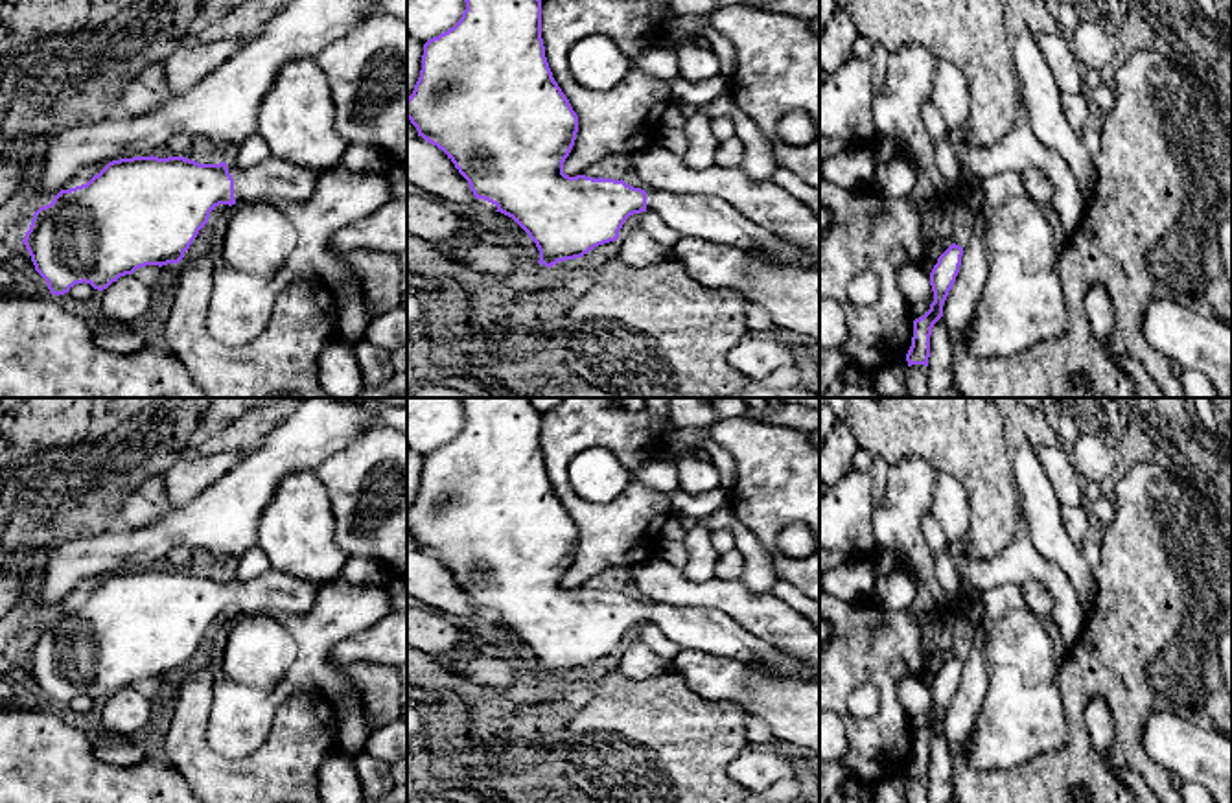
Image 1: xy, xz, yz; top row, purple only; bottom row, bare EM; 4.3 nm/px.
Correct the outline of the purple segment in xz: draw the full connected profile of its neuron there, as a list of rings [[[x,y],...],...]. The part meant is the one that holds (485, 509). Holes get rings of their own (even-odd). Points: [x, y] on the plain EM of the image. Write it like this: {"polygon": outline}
{"polygon": [[[457,398],[464,407],[466,422],[460,433],[424,457],[422,483],[413,506],[407,510],[407,530],[418,549],[442,562],[468,593],[475,611],[484,611],[512,630],[536,656],[538,676],[552,680],[558,674],[582,670],[599,658],[619,652],[624,634],[641,624],[659,626],[667,637],[681,648],[722,656],[737,661],[755,661],[779,676],[818,680],[819,676],[803,661],[750,634],[727,613],[713,606],[672,606],[661,602],[645,604],[622,591],[569,589],[564,575],[569,569],[578,529],[558,499],[545,470],[541,451],[541,413],[530,398]]]}

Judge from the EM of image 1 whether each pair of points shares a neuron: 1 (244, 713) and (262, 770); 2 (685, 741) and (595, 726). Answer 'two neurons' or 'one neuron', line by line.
1: two neurons
2: one neuron

